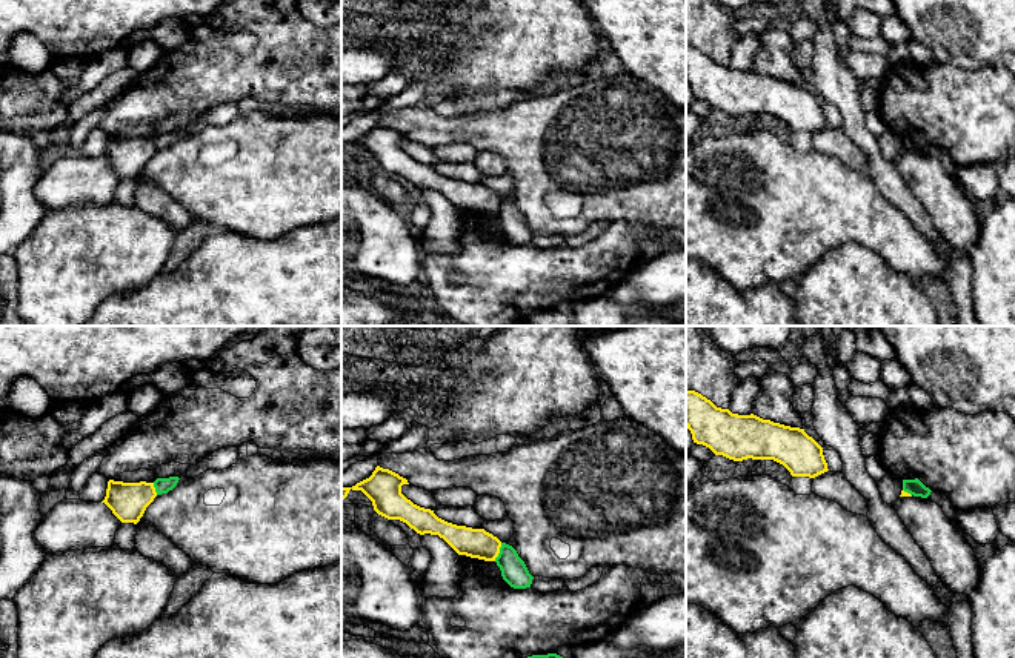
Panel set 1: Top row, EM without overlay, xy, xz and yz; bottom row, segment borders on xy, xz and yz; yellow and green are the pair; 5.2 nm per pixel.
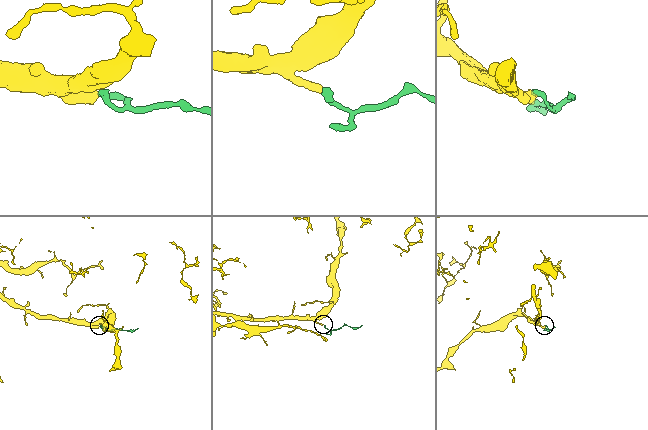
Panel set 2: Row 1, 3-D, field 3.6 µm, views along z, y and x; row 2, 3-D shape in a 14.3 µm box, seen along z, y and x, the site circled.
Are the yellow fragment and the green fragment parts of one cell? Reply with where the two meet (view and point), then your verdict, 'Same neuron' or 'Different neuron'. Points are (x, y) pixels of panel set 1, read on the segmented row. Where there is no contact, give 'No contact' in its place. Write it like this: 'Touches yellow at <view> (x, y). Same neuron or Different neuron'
Touches yellow at xz (499, 552). Different neuron

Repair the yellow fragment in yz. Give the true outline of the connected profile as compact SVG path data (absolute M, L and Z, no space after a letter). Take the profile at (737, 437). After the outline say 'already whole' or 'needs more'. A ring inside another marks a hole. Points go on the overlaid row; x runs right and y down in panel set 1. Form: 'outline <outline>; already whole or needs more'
outline M686 390L686 427L694 443L734 461L774 460L792 477L815 478L829 470L823 447L804 429L732 414L695 390Z; already whole

